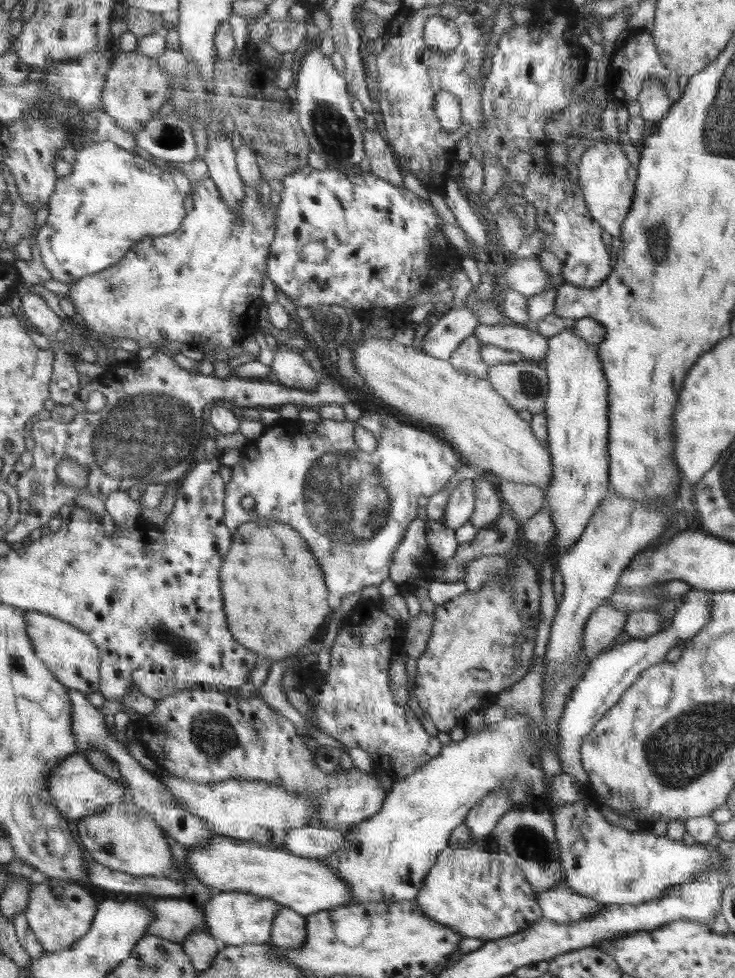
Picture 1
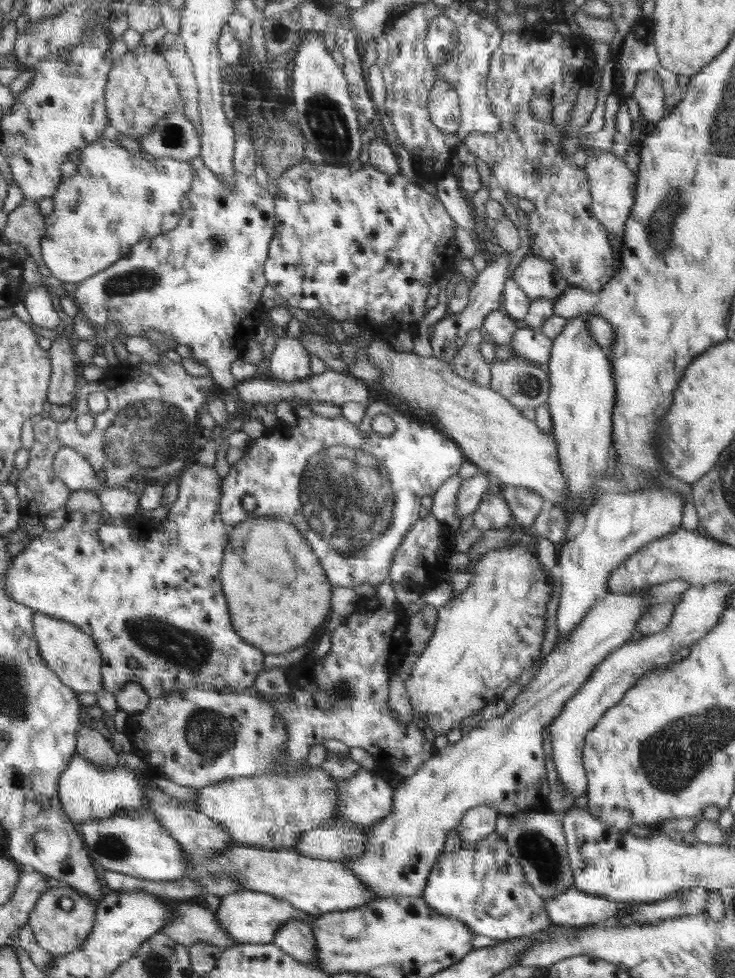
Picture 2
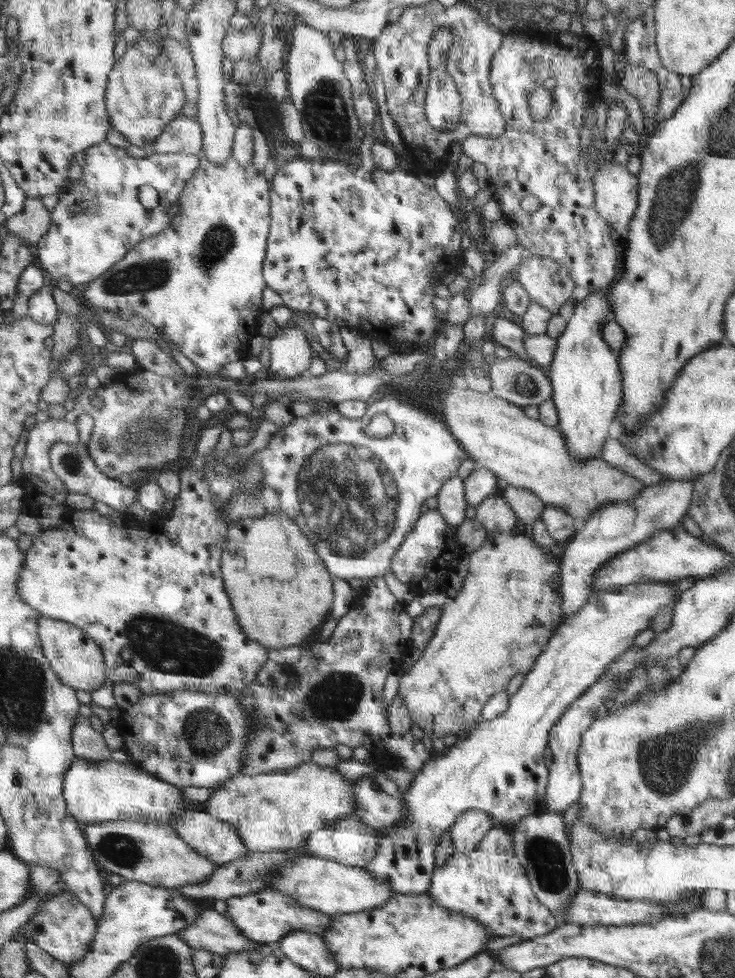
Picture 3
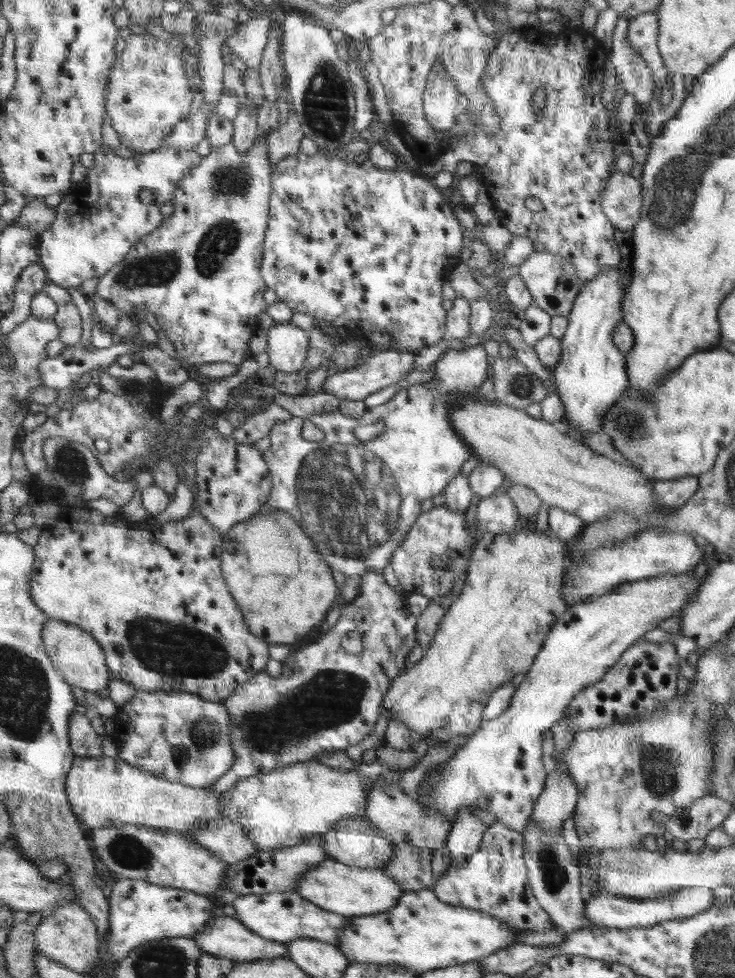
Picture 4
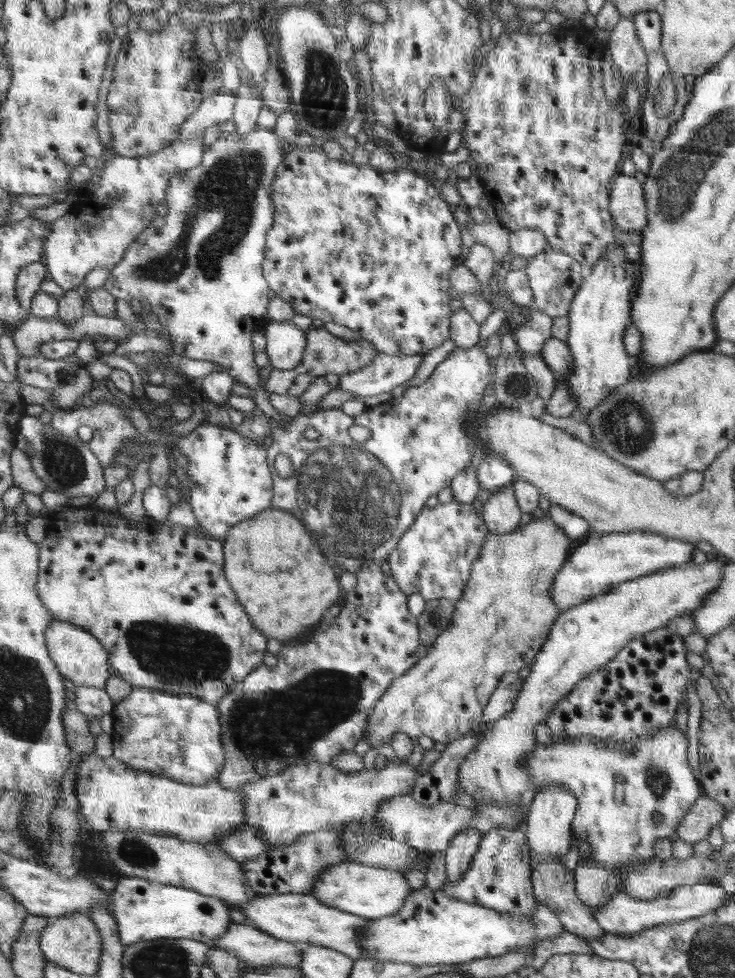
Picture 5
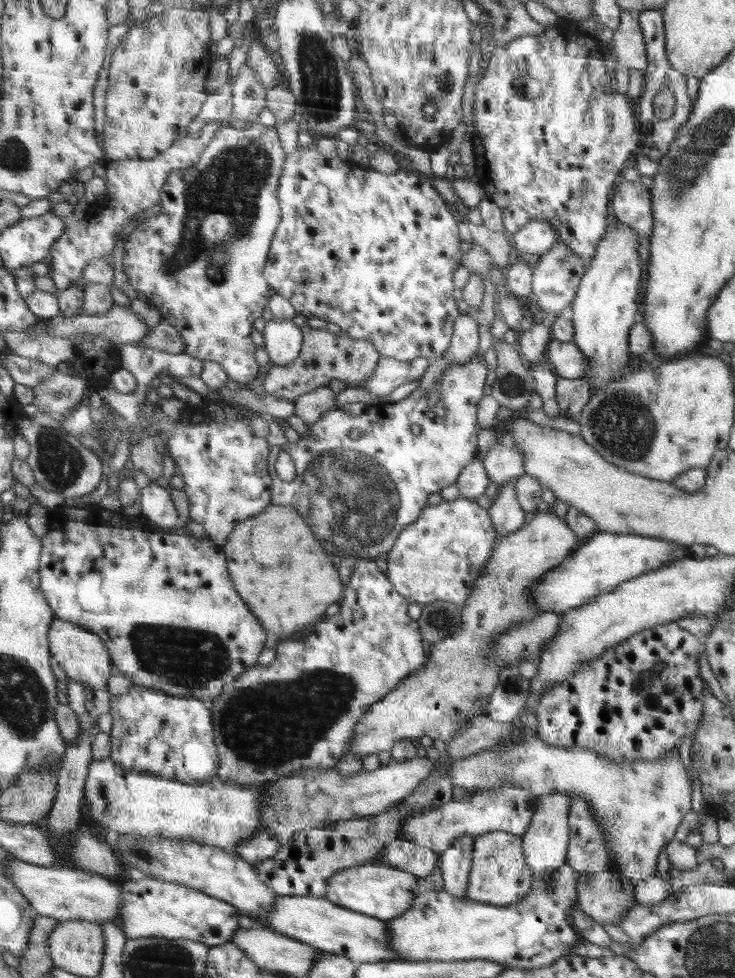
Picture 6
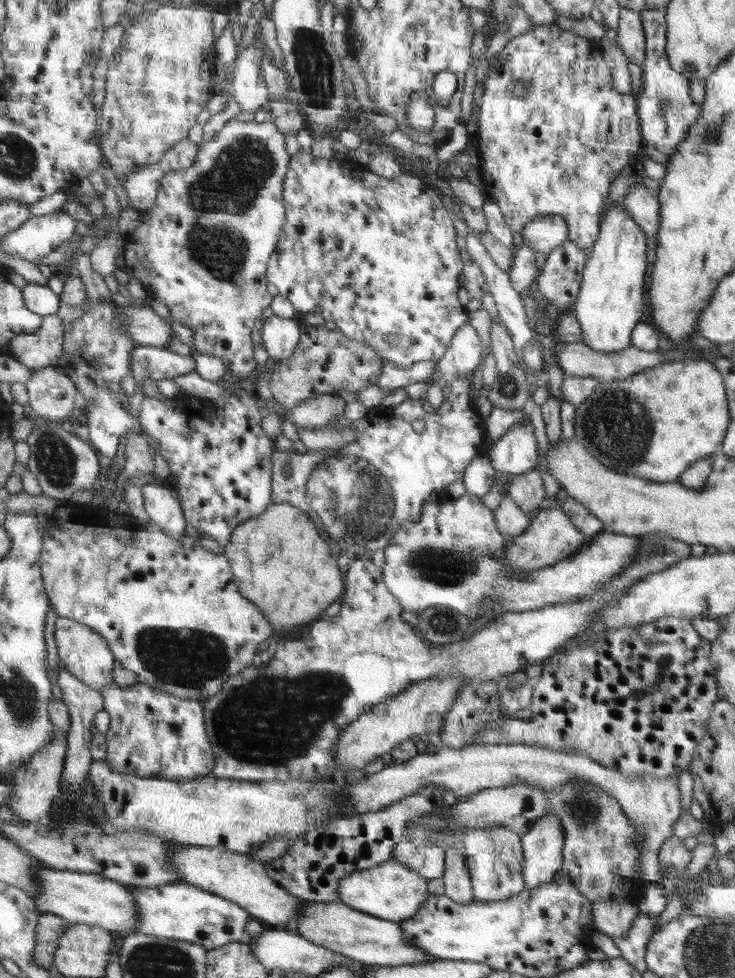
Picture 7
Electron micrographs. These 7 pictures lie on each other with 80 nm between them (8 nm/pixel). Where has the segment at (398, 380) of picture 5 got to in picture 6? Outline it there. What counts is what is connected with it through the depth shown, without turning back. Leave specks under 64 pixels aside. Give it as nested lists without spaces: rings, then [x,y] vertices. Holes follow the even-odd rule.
[[[380,357],[374,373],[359,387],[367,388],[377,397],[389,395],[396,387],[420,379],[428,368],[430,360],[427,358],[402,362],[390,357]]]

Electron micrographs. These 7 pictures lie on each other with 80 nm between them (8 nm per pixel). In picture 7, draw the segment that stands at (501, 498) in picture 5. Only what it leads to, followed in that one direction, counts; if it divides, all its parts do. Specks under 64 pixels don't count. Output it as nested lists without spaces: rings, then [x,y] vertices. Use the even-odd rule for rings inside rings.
[[[507,491],[503,494],[503,499],[495,511],[494,517],[499,533],[507,540],[524,533],[528,525],[531,524],[527,512],[518,506]]]

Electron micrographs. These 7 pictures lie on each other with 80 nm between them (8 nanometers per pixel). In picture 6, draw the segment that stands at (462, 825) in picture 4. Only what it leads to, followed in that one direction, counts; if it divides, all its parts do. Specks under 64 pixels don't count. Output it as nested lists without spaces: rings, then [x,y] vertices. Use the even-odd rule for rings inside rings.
[[[459,836],[450,848],[440,853],[440,867],[443,872],[444,891],[456,897],[464,897],[471,872],[473,836]]]

